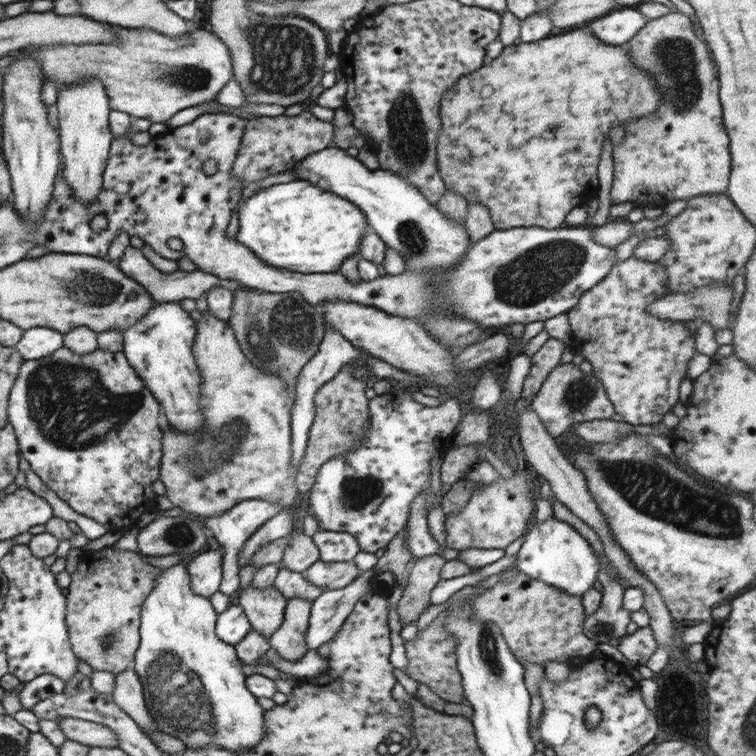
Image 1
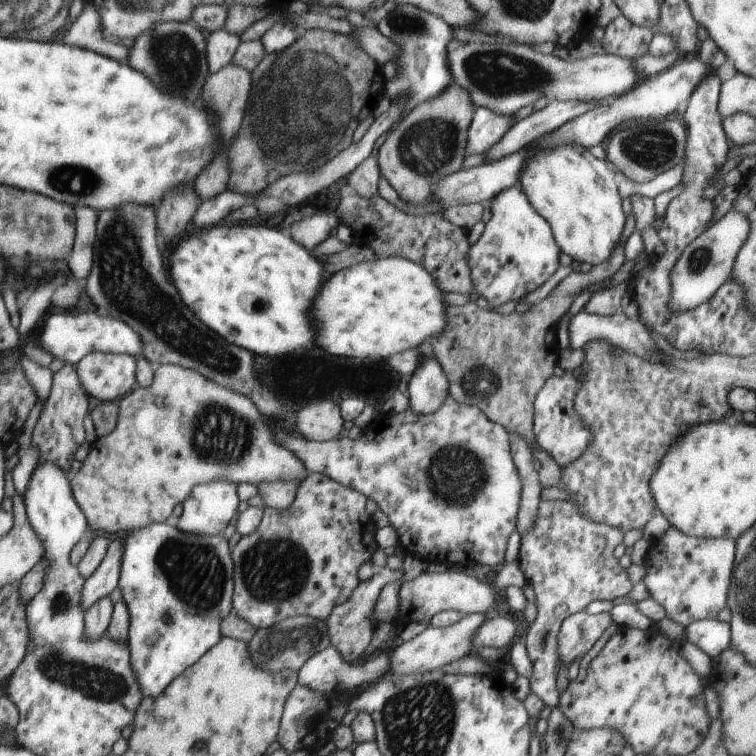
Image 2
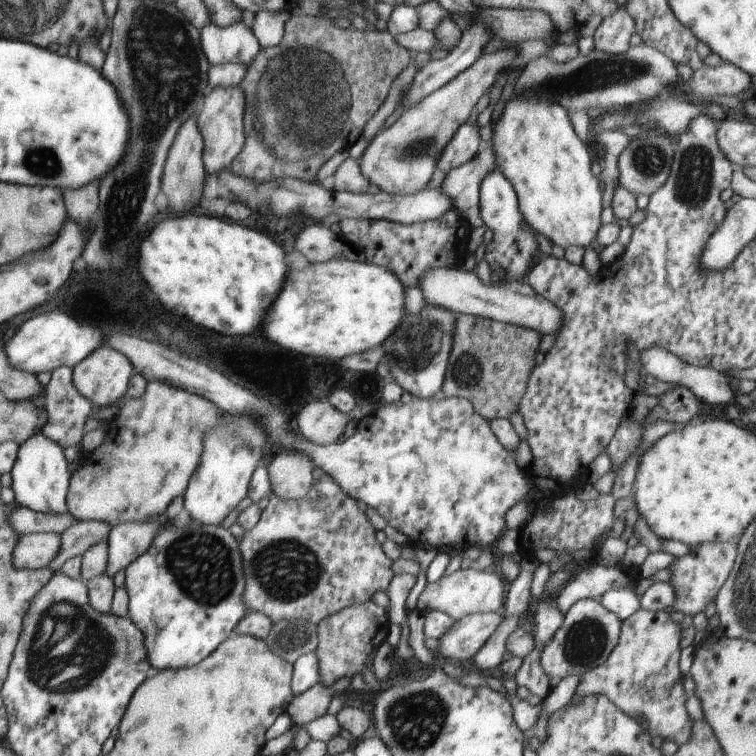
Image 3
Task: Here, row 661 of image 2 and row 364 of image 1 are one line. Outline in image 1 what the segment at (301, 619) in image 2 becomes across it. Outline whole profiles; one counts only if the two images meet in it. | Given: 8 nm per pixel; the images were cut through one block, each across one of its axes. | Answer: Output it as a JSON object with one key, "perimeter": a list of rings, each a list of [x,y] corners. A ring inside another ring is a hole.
{"perimeter":[[[238,290],[235,295],[232,318],[228,320],[229,326],[235,330],[236,340],[243,350],[244,356],[261,372],[276,374],[286,382],[287,392],[292,399],[296,399],[296,378],[298,374],[310,363],[310,358],[316,356],[325,335],[324,317],[319,307],[311,305],[300,292],[269,293],[264,290]]]}

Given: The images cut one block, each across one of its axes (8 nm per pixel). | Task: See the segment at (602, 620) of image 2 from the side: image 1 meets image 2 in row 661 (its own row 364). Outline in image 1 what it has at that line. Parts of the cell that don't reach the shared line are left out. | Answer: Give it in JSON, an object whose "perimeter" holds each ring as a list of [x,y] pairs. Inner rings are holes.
{"perimeter":[[[572,363],[558,365],[550,371],[530,407],[536,411],[546,431],[558,439],[561,439],[574,423],[588,422],[596,418],[610,419],[615,412],[602,387],[602,381],[598,381],[598,377],[594,377],[592,371],[583,372],[579,366]]]}

